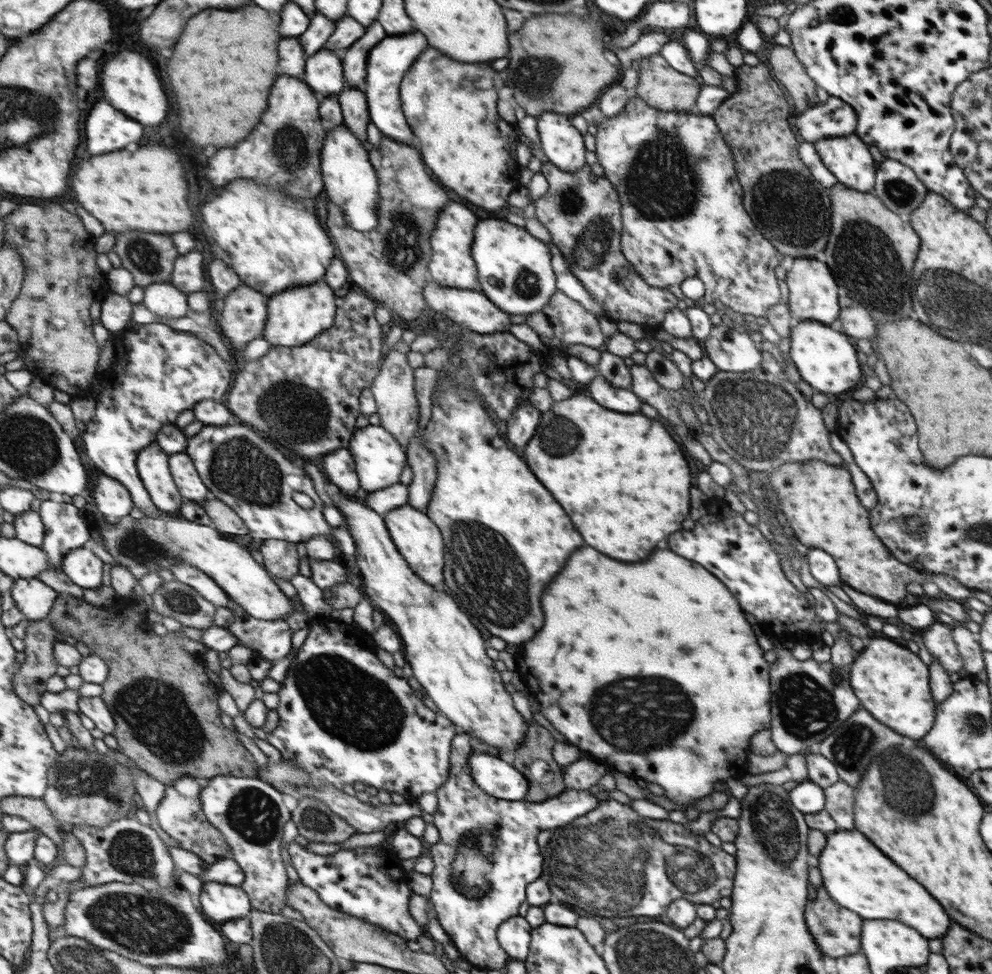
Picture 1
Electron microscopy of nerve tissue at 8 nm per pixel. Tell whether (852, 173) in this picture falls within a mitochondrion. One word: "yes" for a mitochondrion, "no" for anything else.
no

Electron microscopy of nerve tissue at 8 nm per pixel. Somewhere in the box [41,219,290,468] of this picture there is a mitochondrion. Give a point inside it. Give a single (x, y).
(143, 256)

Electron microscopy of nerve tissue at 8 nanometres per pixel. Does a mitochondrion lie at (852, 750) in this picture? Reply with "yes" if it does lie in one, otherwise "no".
yes

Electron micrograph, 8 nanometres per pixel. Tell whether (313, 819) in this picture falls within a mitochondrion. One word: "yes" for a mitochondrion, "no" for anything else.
yes

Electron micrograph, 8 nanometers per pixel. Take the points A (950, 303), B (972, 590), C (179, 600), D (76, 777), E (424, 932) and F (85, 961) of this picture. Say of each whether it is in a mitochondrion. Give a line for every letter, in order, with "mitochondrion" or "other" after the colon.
A: mitochondrion
B: other
C: mitochondrion
D: mitochondrion
E: other
F: mitochondrion

